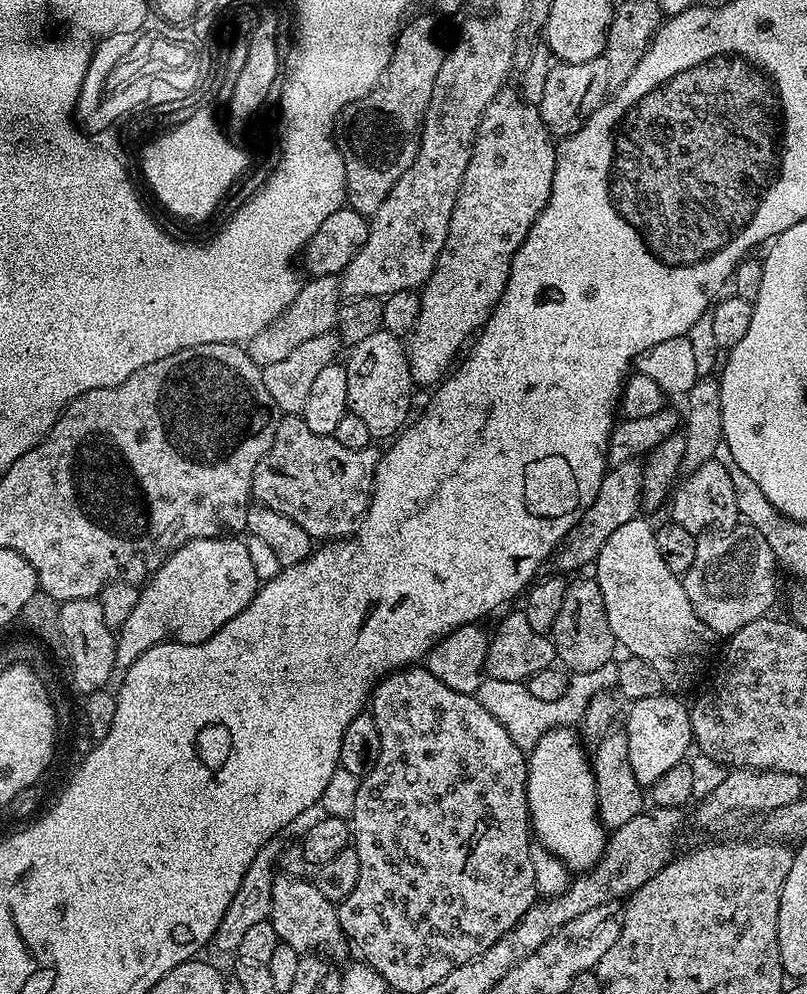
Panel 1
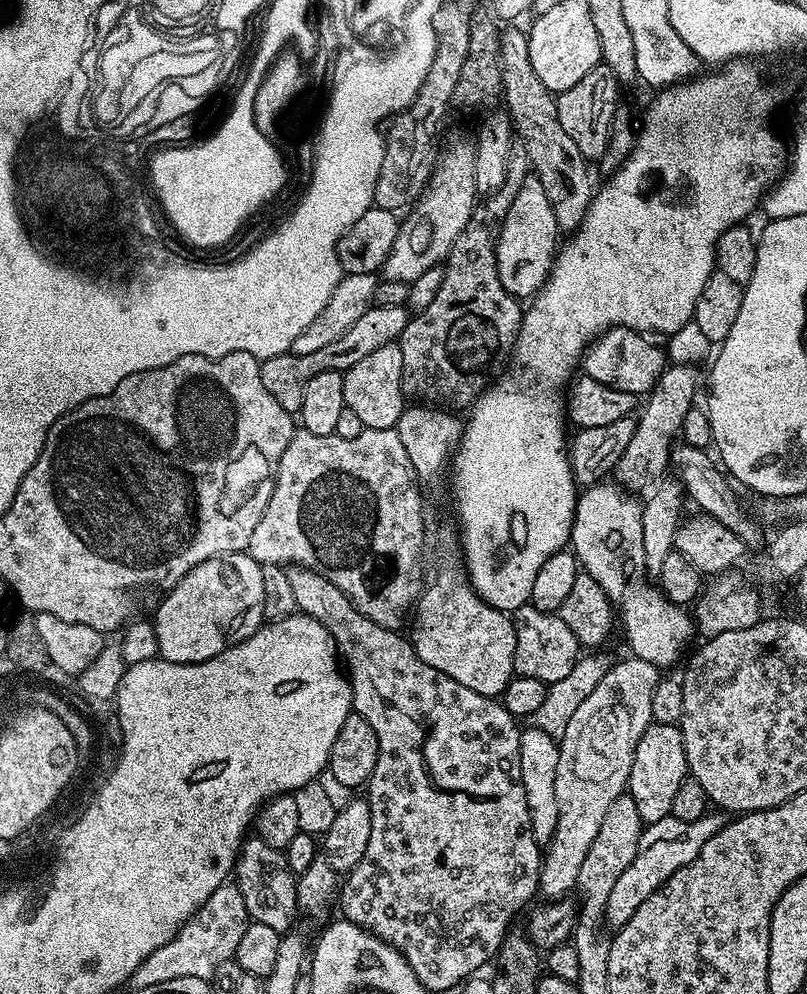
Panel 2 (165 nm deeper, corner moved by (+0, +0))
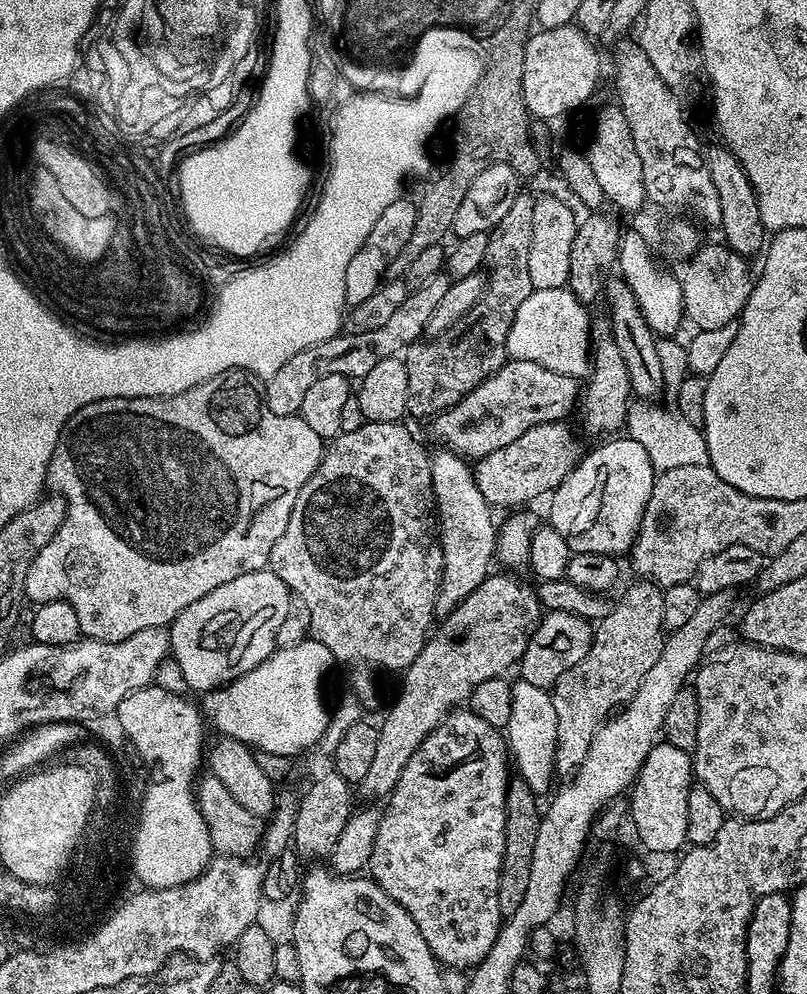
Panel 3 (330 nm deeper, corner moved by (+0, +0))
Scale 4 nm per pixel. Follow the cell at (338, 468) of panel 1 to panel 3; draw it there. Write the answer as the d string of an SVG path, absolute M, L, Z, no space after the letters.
M365 422L358 430L341 432L331 441L324 457L320 459L318 470L314 470L302 490L298 490L298 498L294 498L294 510L290 510L290 522L286 522L282 538L274 542L268 559L271 572L278 574L278 578L286 582L288 591L293 596L306 602L306 607L310 610L311 639L322 642L322 646L330 650L333 661L340 663L341 660L344 664L367 666L372 670L385 668L386 671L396 674L403 673L404 669L410 667L422 650L426 633L434 624L435 600L438 598L440 579L443 576L443 552L437 540L432 497L430 452L420 448L419 442L412 437L412 432L406 425L404 422Z

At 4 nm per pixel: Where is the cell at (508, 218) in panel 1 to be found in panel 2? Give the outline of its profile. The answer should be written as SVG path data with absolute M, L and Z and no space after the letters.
M535 178L525 180L518 190L518 198L514 198L510 214L506 214L496 243L498 278L511 296L531 298L547 282L558 251L556 236L558 237L556 215L550 206L550 198L546 198L546 190Z

